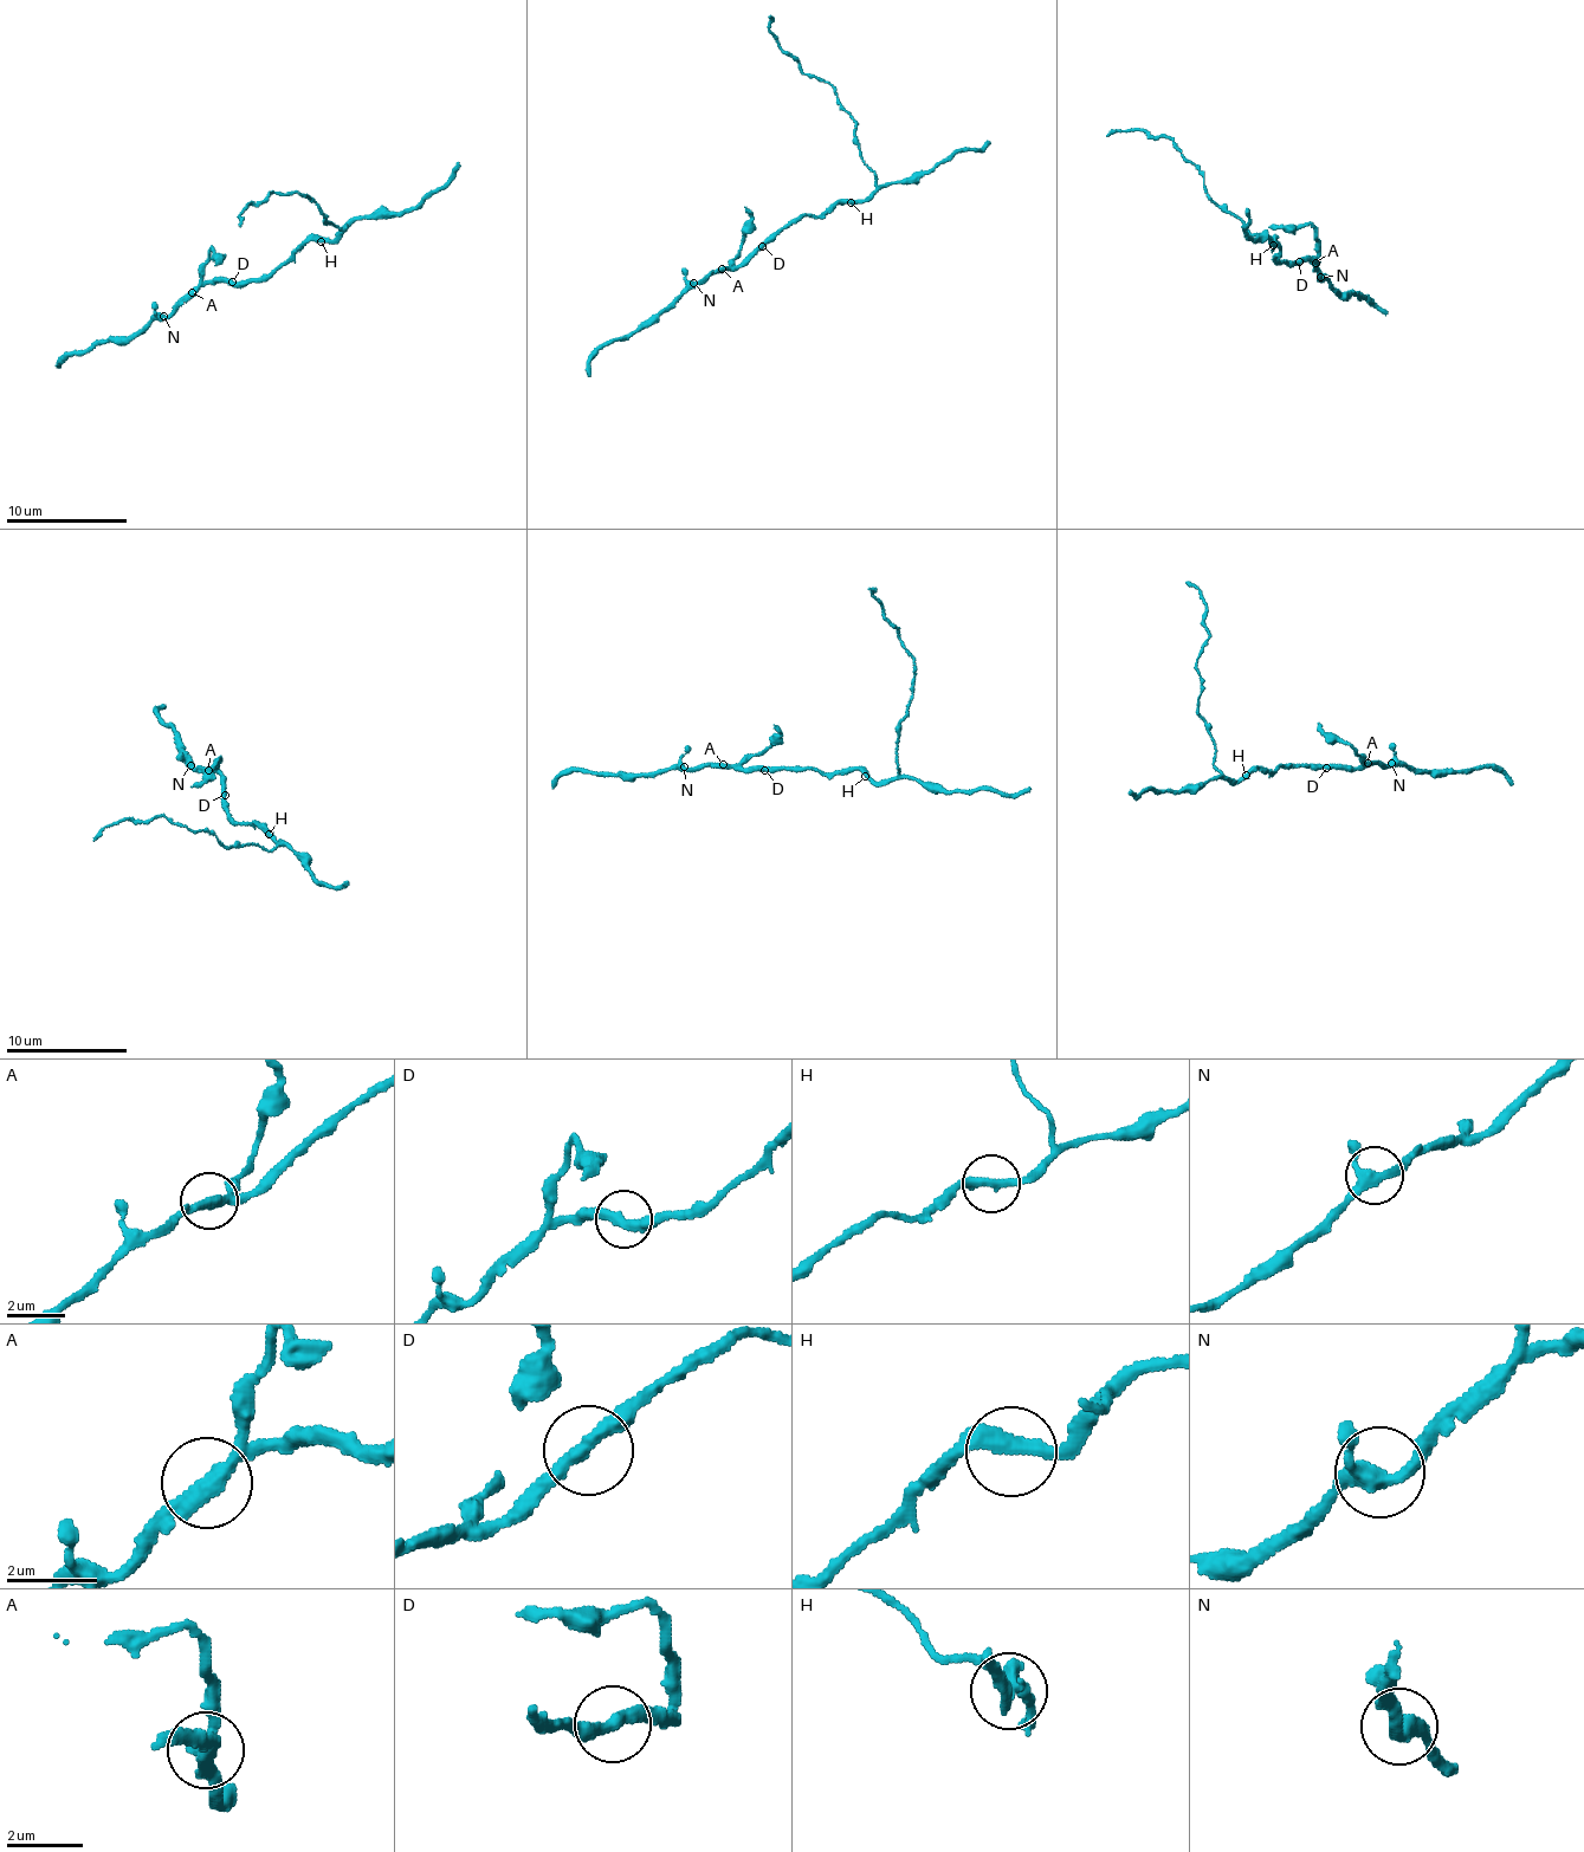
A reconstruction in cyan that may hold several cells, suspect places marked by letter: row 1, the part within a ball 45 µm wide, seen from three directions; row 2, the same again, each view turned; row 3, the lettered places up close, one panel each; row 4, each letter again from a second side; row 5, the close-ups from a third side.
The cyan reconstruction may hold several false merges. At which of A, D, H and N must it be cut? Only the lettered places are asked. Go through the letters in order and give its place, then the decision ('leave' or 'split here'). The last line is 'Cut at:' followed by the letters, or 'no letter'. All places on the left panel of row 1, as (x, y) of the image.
A: place (192, 292); split here
D: place (232, 282); leave
H: place (321, 241); leave
N: place (163, 316); leave
Cut at: A

